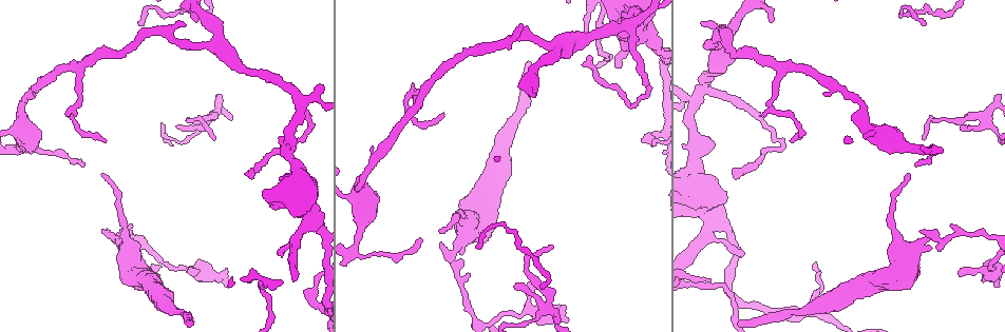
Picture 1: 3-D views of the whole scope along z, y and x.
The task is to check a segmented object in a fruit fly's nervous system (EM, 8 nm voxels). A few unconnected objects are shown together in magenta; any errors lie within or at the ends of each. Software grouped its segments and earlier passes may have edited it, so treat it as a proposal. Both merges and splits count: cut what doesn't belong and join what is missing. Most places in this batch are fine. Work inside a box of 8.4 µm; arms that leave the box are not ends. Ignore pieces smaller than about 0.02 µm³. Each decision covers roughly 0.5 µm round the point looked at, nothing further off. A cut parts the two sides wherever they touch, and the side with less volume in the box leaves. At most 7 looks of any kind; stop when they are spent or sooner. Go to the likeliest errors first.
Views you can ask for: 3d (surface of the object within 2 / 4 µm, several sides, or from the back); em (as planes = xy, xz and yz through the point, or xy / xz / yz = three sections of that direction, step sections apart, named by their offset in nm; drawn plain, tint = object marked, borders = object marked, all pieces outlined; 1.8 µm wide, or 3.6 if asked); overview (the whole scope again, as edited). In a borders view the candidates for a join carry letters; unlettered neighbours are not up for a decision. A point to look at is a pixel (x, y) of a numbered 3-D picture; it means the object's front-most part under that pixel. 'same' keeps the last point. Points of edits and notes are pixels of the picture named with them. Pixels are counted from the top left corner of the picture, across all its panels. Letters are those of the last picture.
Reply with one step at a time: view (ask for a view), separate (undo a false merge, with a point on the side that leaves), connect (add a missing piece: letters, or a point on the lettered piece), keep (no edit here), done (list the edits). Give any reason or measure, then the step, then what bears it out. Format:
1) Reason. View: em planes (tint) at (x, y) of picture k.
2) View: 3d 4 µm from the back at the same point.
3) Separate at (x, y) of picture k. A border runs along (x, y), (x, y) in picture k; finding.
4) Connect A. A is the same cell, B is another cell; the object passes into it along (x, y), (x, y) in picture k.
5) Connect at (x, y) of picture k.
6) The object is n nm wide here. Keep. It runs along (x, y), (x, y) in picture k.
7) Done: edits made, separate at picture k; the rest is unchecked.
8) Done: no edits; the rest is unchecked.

An open end. View: 3d 2 µm at (588, 31) of picture 1.

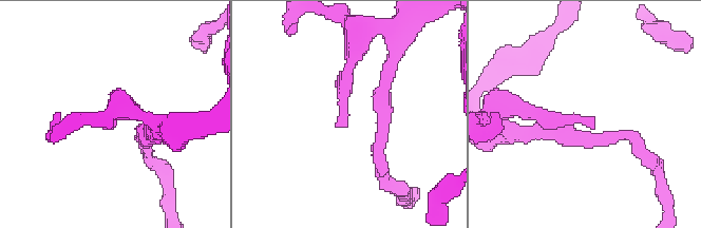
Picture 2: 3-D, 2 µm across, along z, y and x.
View: em xz step 8 (tint) at (592, 124) of picture 2.

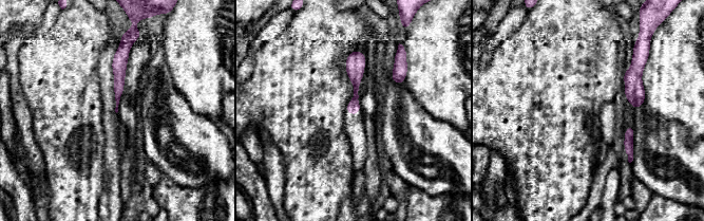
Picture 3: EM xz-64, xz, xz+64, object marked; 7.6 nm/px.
View: em planes (borders) at the same point.

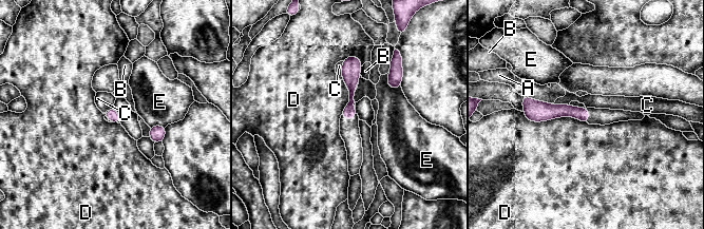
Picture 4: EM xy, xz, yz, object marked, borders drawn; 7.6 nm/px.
The object is 90 nm wide here. Keep. A, B, C, D and E are other cells; it runs along (525, 100), (586, 118) in picture 4; none of them fits.

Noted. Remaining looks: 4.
Branch stops here. View: 3d 2 µm from the back at (962, 126) of picture 1.

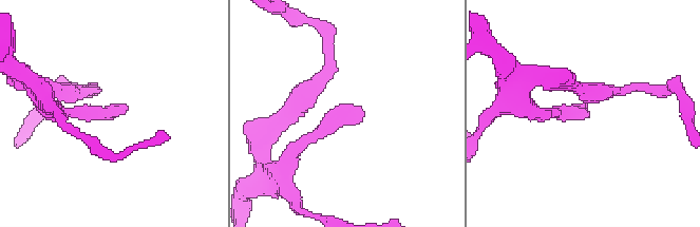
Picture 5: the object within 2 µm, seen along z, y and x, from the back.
View: em yz step 4 (borders) at (125, 106) of picture 5.

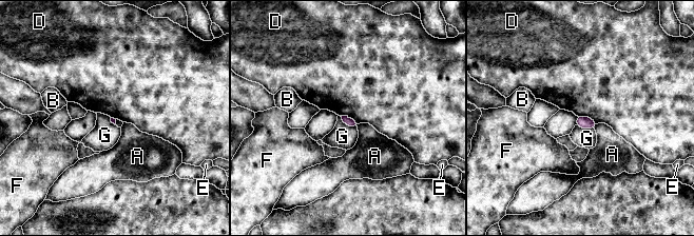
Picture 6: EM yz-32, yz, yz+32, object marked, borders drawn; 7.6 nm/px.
View: em planes (borders) at the same point.

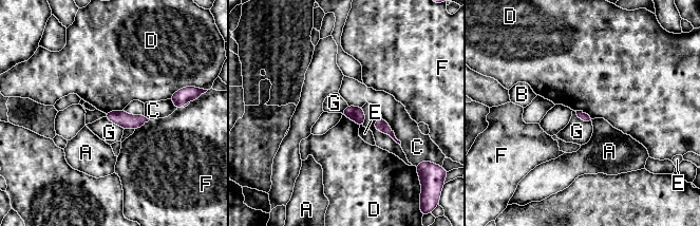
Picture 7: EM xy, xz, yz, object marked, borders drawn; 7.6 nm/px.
Keep. A, B, C, D, E, F and G are other cells; none of them fits.

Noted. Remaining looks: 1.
Done: no edits; the rest is unchecked.

